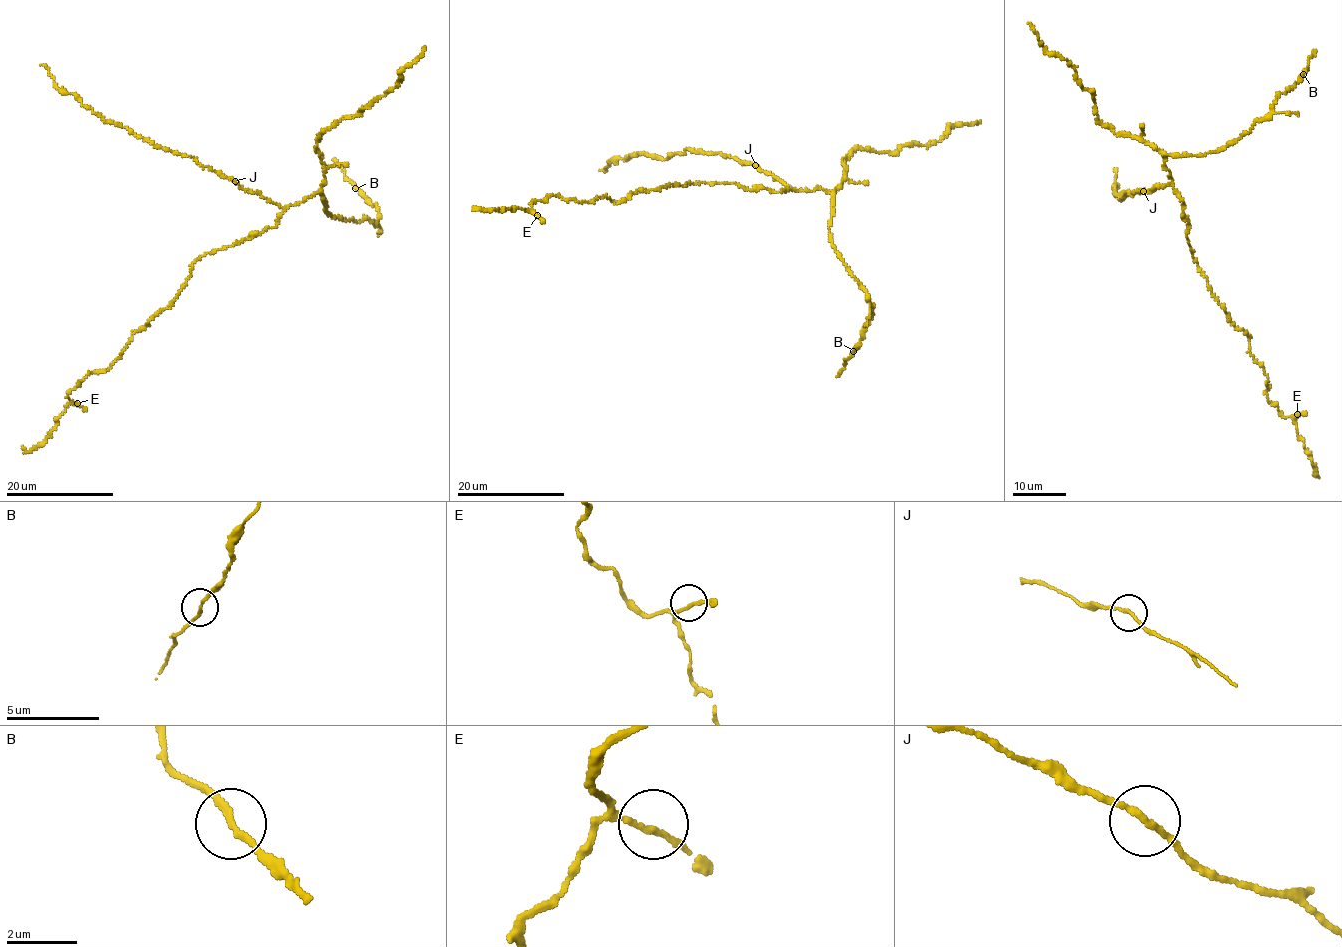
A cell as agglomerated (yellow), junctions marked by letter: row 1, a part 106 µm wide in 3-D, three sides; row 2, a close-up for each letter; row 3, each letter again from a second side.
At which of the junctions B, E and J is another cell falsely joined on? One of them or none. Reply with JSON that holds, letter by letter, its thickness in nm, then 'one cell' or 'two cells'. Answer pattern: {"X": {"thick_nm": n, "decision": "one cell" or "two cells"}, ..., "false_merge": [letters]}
{"B": {"thick_nm": 160, "decision": "one cell"}, "E": {"thick_nm": 150, "decision": "one cell"}, "J": {"thick_nm": 160, "decision": "one cell"}, "false_merge": []}

